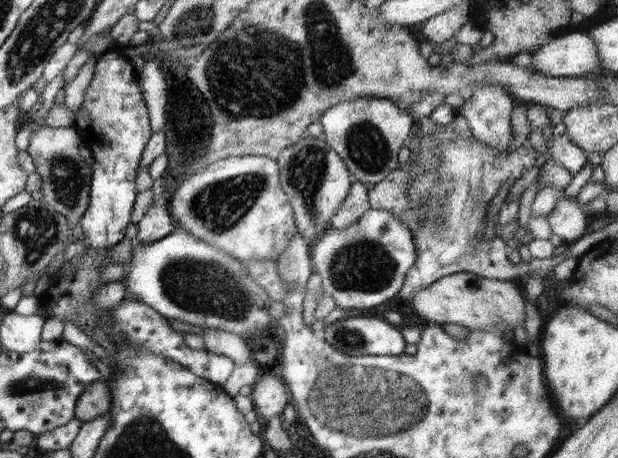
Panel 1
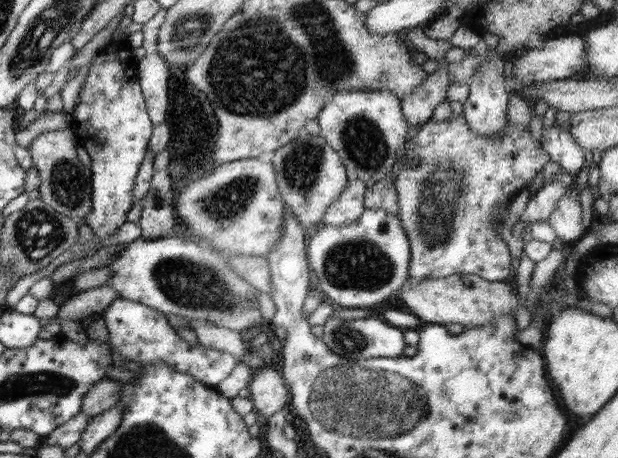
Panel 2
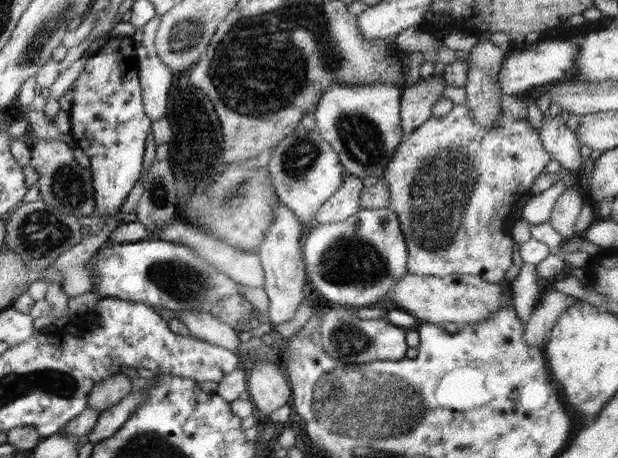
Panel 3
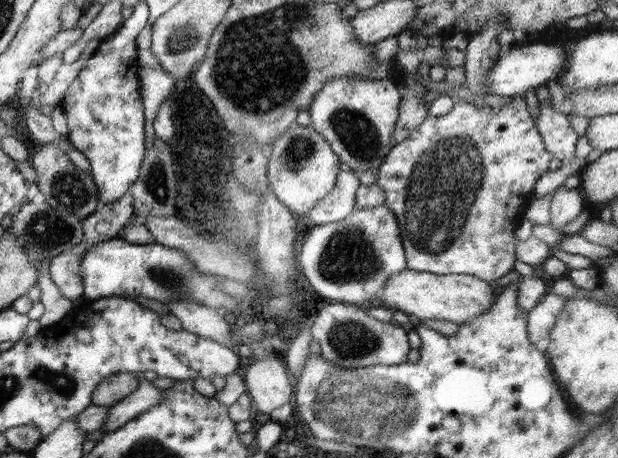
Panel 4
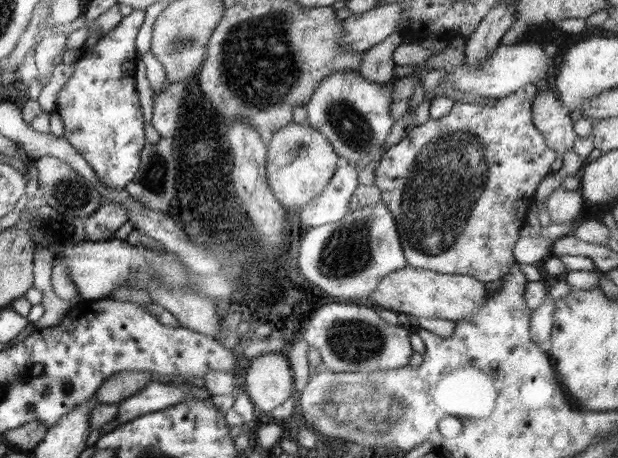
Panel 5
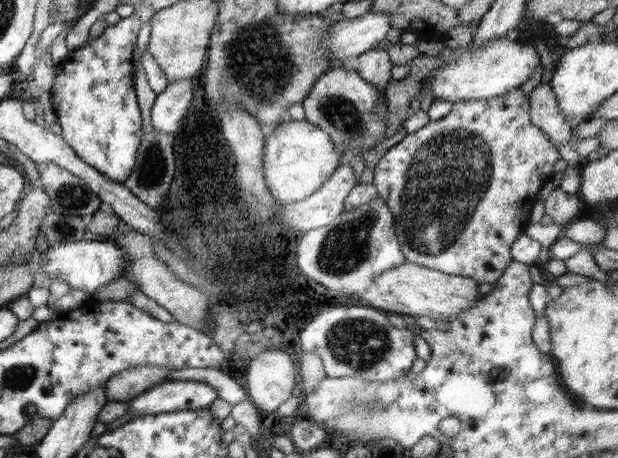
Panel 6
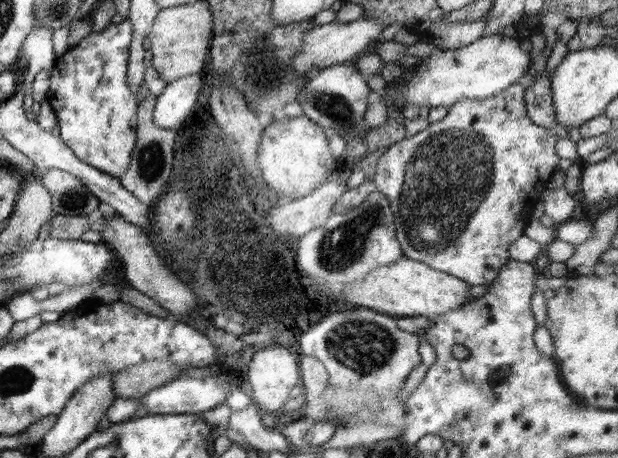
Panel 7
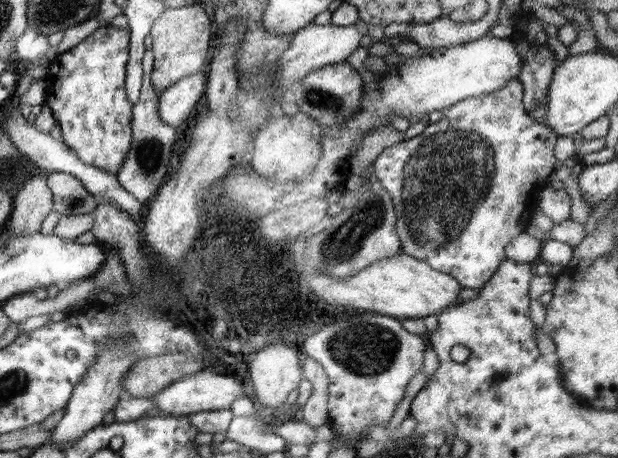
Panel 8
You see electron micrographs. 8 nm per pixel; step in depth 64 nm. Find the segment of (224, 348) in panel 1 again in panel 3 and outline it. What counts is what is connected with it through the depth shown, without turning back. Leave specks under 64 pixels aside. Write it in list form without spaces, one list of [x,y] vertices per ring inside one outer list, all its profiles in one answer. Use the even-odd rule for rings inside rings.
[[[181,310],[178,312],[180,320],[188,327],[191,336],[194,336],[204,342],[210,342],[216,346],[221,346],[240,355],[238,332],[236,328],[230,328],[219,318],[214,318],[207,312],[190,312]]]

